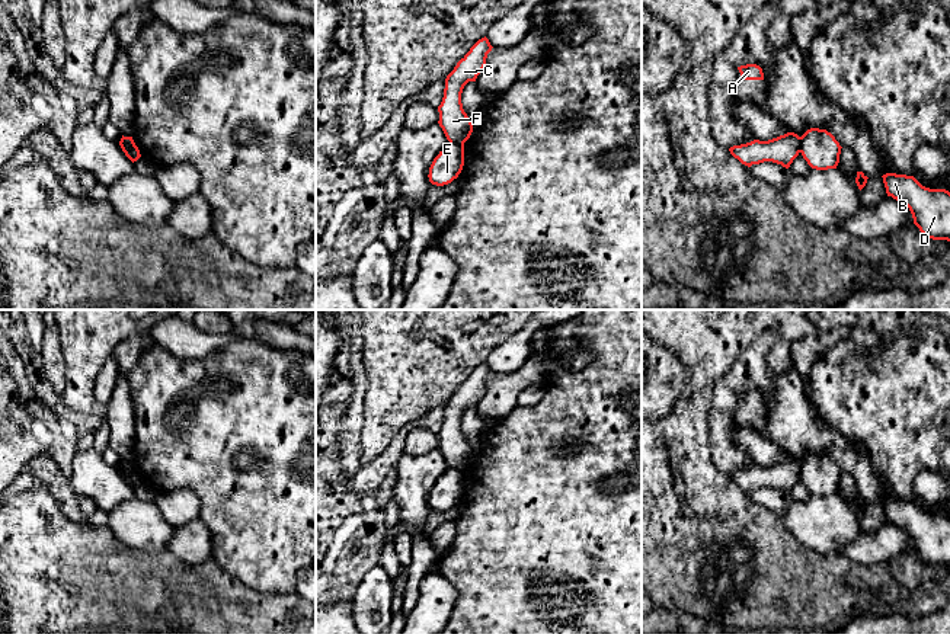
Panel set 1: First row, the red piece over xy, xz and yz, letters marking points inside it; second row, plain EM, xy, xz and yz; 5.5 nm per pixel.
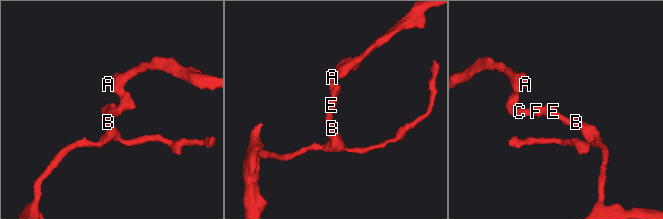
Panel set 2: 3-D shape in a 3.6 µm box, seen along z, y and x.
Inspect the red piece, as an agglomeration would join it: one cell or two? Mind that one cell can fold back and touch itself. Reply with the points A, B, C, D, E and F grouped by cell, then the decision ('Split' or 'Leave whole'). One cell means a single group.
Groups: A C F / B D E. Split

